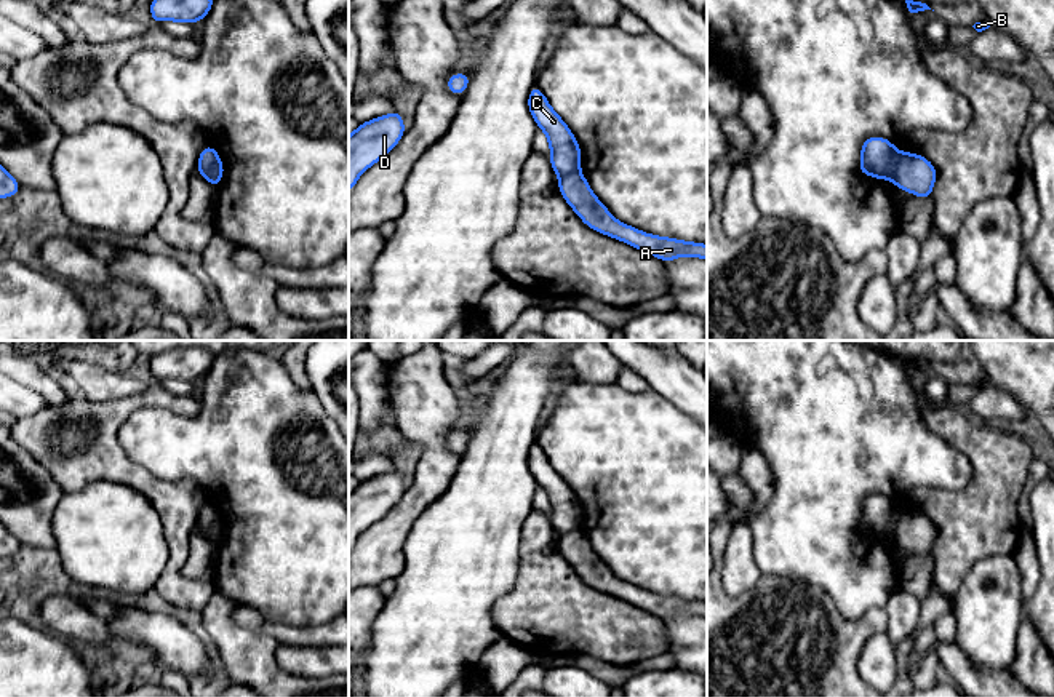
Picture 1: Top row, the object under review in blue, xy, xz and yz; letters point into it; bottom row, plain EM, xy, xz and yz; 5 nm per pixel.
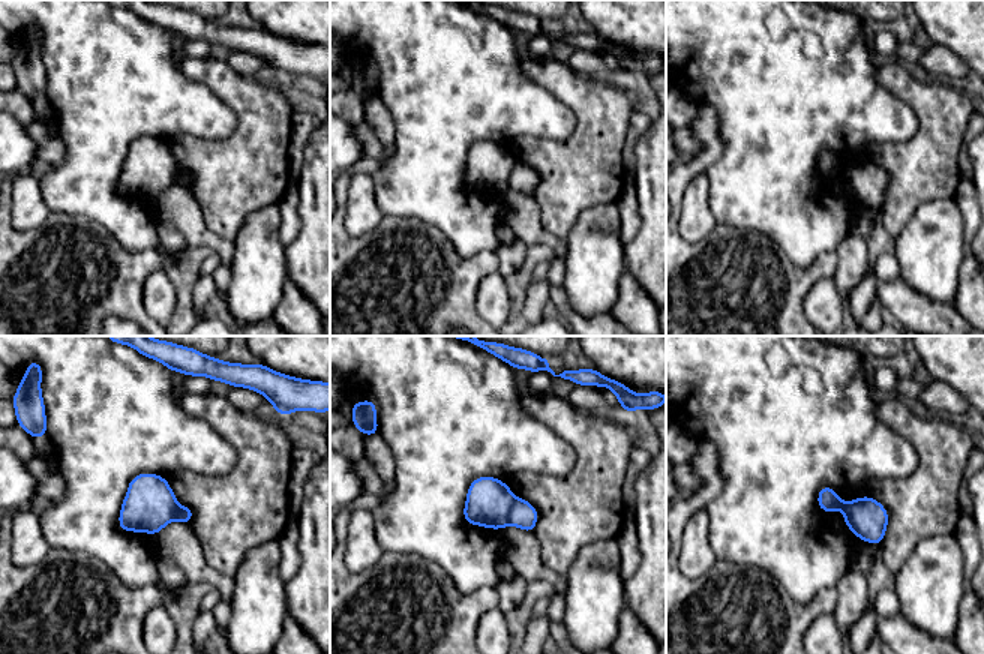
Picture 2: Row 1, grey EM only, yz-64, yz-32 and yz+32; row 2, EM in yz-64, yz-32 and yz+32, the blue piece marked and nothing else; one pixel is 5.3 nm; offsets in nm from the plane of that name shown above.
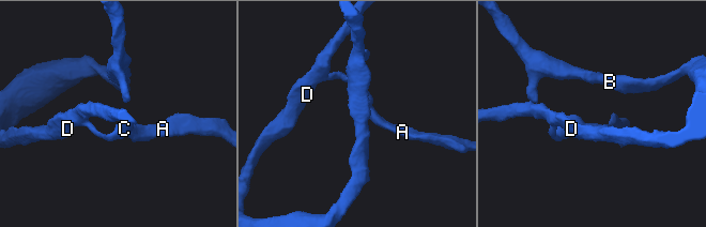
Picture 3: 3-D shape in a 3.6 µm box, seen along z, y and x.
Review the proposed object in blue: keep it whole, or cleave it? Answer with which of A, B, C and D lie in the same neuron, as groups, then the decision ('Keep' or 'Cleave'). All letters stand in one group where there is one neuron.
Groups: A / B C D. Cleave

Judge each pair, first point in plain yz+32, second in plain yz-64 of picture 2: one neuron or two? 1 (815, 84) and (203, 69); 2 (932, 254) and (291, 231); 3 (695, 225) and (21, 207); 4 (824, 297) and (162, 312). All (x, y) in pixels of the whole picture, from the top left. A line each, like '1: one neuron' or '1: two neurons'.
1: two neurons
2: two neurons
3: one neuron
4: one neuron

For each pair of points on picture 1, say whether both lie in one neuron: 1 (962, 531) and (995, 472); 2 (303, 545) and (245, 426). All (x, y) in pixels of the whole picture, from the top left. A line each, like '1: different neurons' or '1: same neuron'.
1: same neuron
2: same neuron

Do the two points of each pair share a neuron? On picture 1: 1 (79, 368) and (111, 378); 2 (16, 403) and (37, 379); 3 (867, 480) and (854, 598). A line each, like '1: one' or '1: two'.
1: one
2: two
3: one

